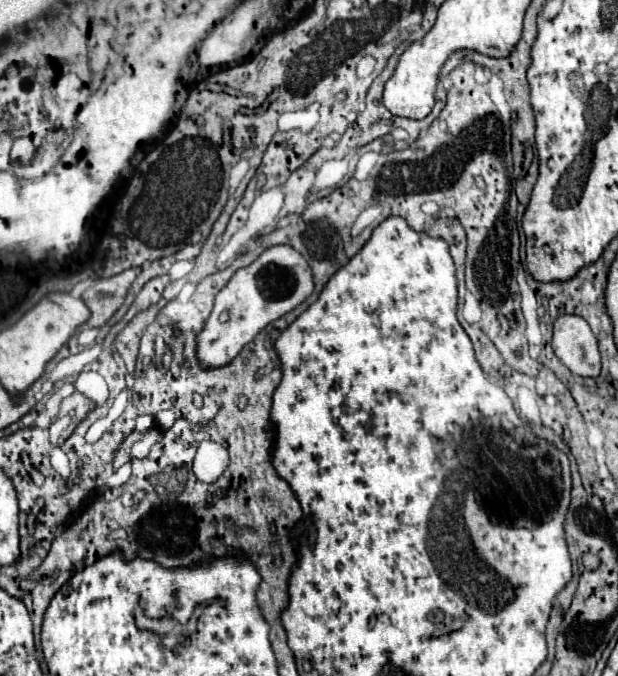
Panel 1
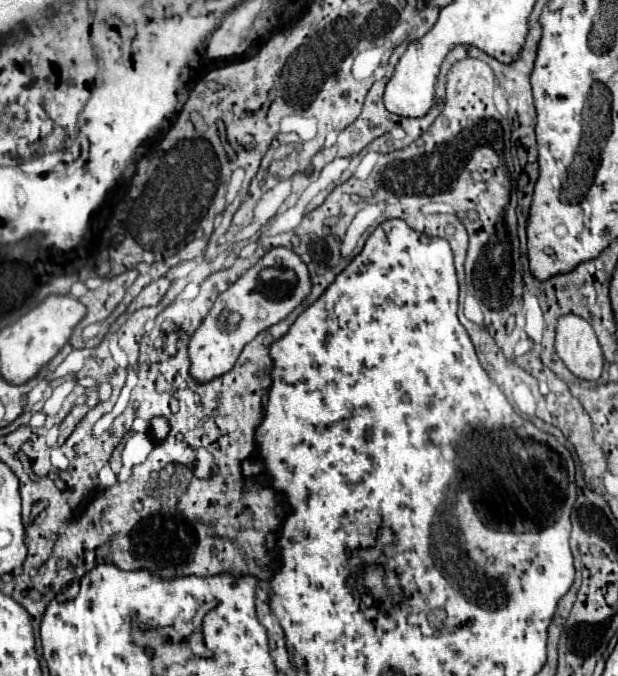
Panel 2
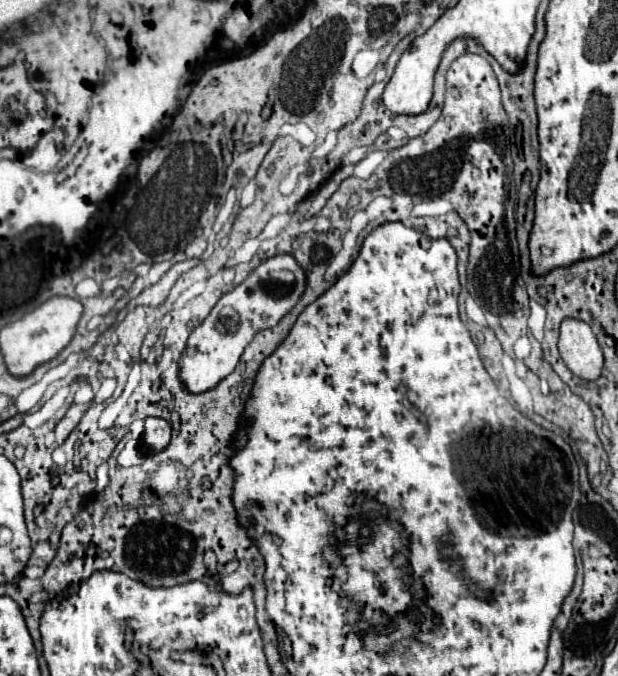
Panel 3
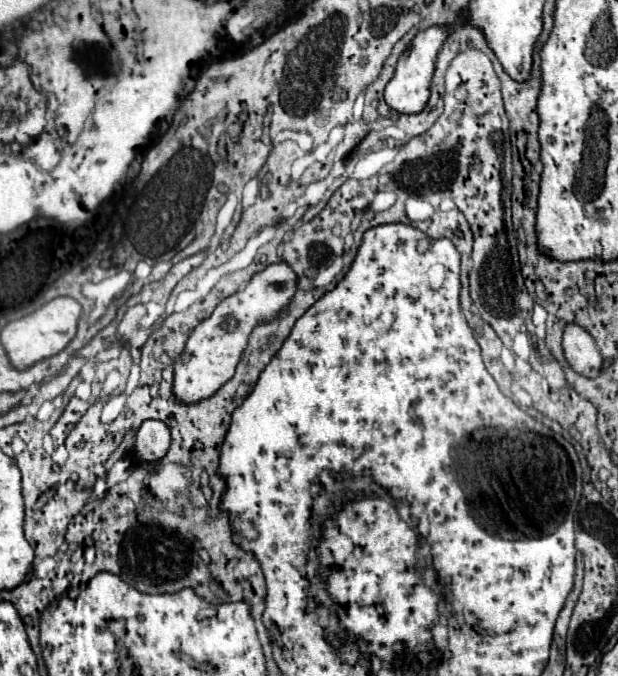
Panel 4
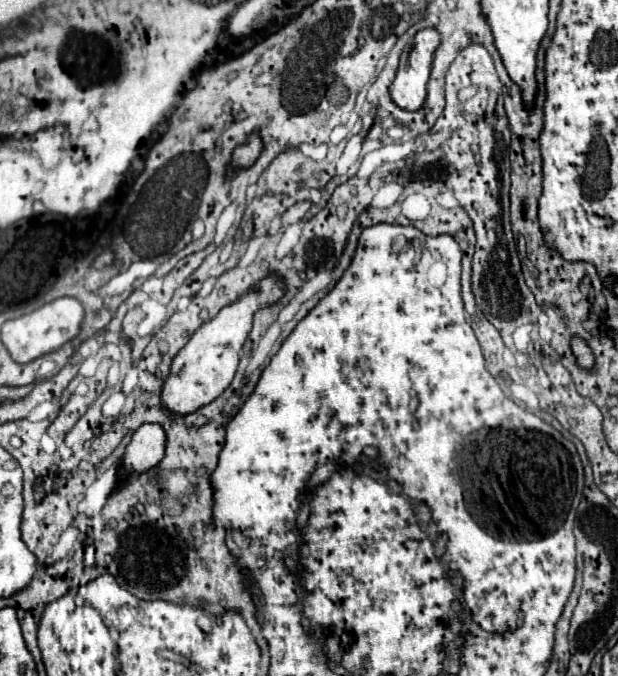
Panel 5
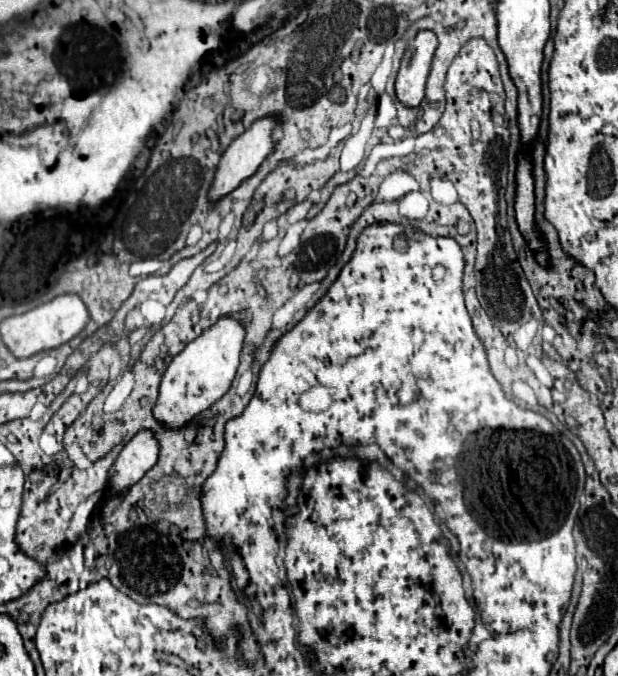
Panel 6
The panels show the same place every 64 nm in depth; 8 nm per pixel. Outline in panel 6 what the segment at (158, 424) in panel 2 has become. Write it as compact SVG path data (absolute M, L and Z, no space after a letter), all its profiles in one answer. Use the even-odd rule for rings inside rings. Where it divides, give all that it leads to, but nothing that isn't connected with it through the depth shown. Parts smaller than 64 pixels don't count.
M140 430L120 452L110 472L110 496L120 496L128 486L136 484L156 462L160 446L152 430Z

